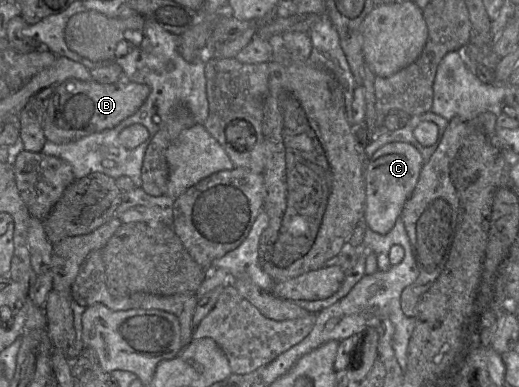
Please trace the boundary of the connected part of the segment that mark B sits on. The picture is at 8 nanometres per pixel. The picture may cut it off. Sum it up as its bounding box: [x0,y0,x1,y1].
[43,79,149,144]

